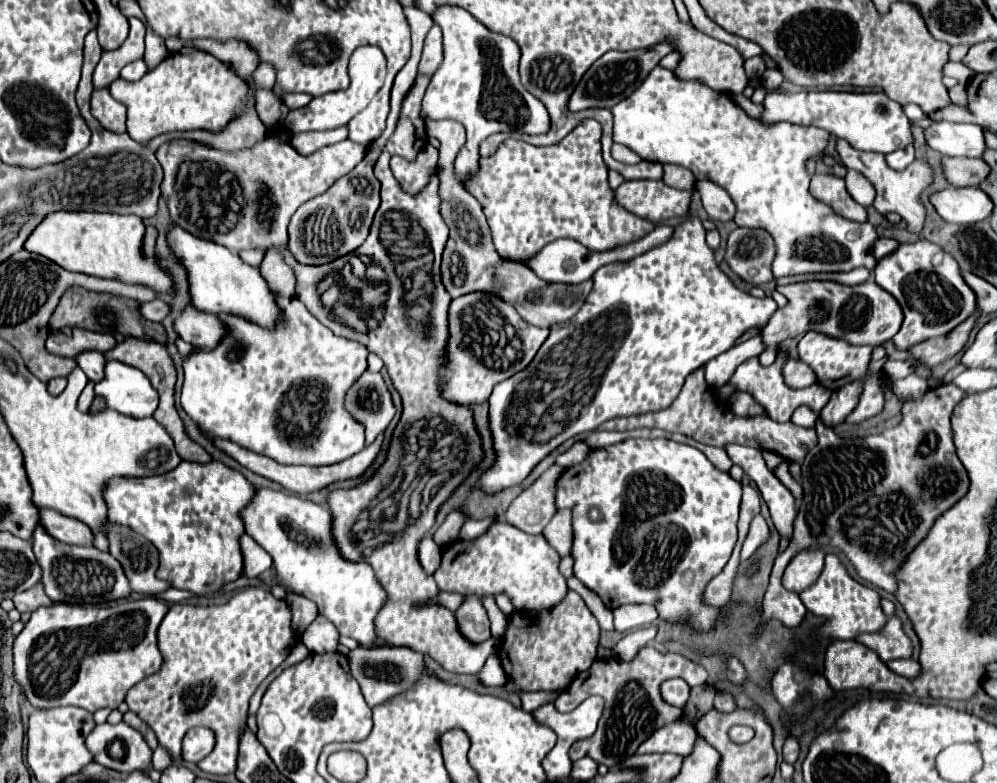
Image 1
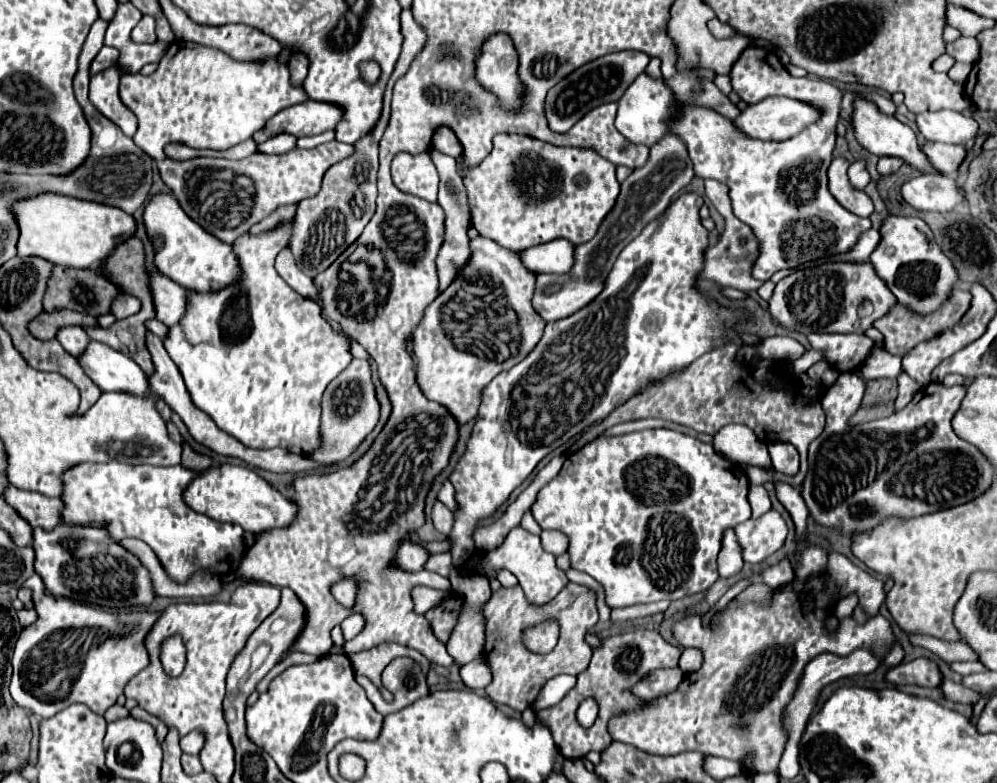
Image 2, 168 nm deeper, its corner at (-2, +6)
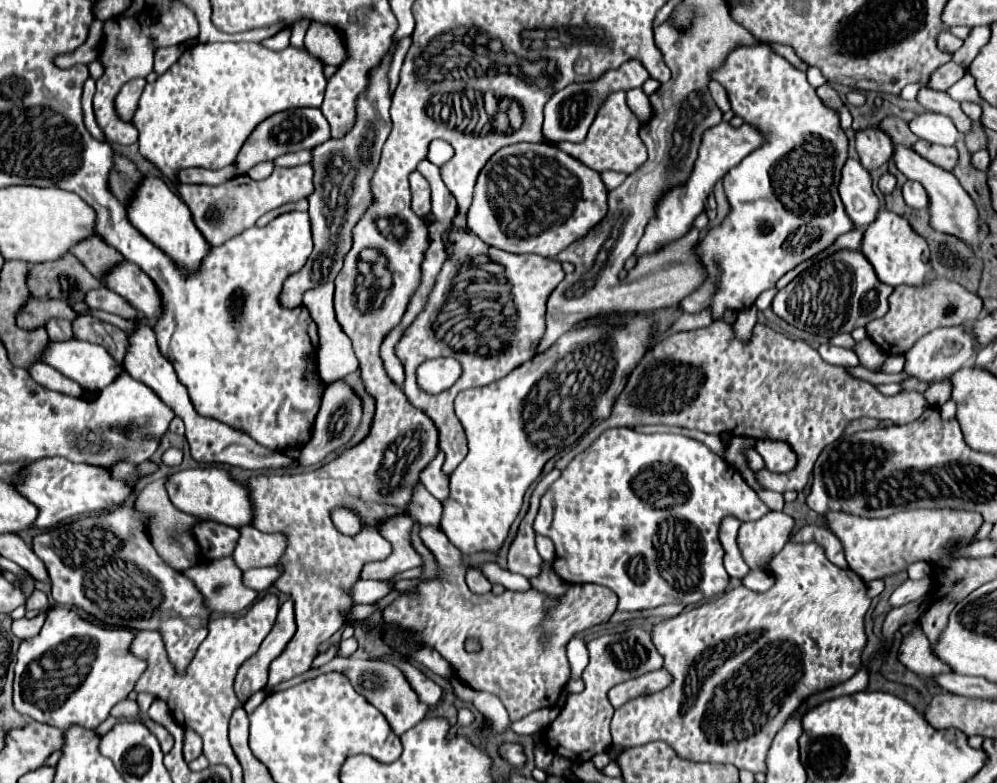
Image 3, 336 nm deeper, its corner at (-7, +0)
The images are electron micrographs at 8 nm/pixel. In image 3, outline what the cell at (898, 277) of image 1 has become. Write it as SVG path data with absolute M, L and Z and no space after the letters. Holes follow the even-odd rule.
M879 211L877 219L867 227L863 243L861 243L861 253L871 261L879 281L885 285L897 287L897 285L909 285L909 287L919 287L931 281L931 261L923 257L923 251L929 251L927 241L913 231L913 227L907 223L907 219L891 213L891 211Z

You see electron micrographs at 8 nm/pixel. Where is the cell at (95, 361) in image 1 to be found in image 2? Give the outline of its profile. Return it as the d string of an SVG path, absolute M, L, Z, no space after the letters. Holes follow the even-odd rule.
M68 325L68 327L62 327L58 329L56 333L56 339L60 341L60 345L74 357L78 357L78 353L82 353L82 349L86 347L86 343L90 341L84 333L82 327L74 327L74 325Z

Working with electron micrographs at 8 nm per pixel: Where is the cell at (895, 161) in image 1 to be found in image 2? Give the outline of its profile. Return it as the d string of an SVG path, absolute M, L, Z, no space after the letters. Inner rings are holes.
M880 157L880 161L878 161L878 173L880 175L892 175L892 173L896 173L898 169L900 169L900 165L902 165L902 161L898 161L896 157Z

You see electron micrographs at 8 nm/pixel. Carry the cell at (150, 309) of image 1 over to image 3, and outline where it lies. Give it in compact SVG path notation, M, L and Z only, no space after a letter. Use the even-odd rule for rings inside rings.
M99 287L95 291L89 291L85 297L85 303L91 309L101 309L101 311L119 315L123 319L135 319L137 317L135 307L129 307L129 303L121 295L117 295L115 291L111 291L107 287Z

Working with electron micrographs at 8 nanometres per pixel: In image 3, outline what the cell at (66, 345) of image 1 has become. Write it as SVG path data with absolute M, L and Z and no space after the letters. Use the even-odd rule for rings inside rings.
M31 299L23 311L17 315L17 325L21 329L37 329L45 327L47 319L67 319L73 321L79 317L77 311L73 311L65 301L59 299Z

